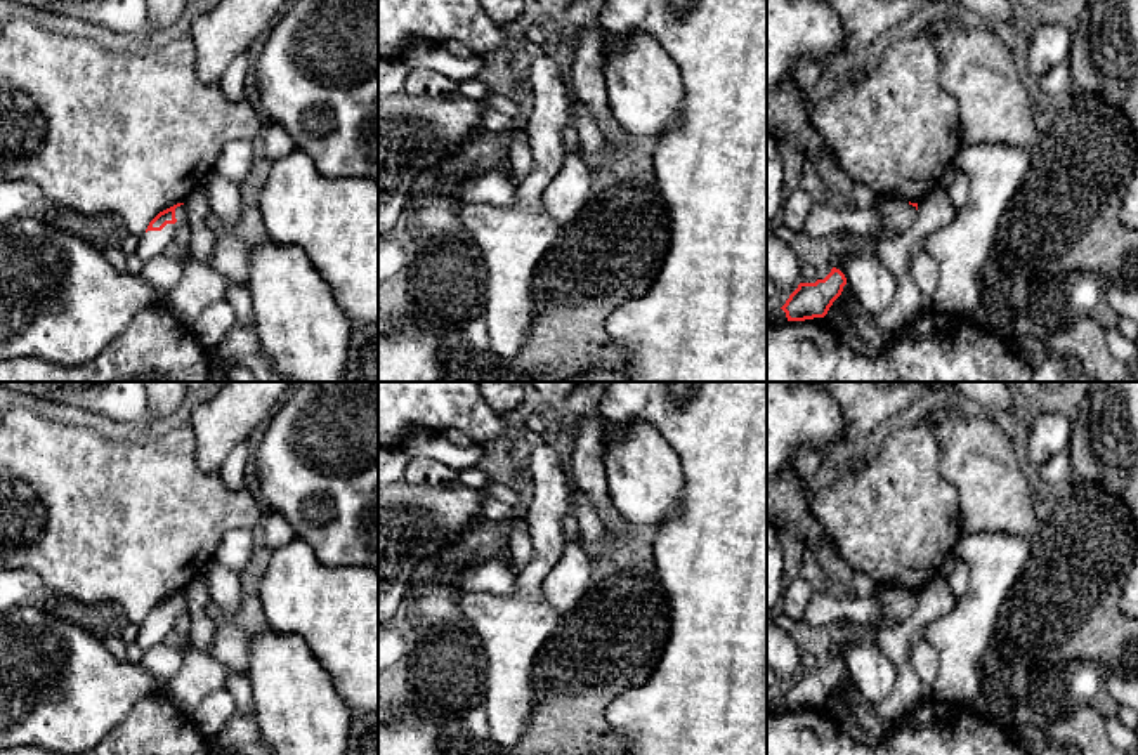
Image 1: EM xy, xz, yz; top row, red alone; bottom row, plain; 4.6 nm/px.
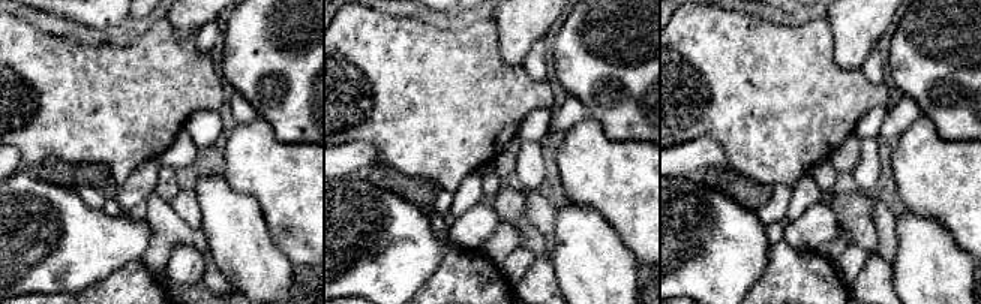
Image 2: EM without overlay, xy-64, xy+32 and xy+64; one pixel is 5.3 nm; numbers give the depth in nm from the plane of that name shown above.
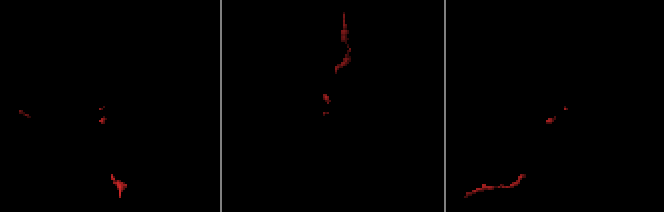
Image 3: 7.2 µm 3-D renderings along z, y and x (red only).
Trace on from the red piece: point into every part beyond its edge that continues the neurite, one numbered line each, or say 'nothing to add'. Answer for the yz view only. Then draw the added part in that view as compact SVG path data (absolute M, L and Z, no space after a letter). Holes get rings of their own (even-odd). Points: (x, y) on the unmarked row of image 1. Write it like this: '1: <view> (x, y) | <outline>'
1: yz (897, 604) | M881 587L881 588L876 588L876 592L873 595L883 609L883 618L878 623L874 623L873 627L859 628L854 634L838 635L838 640L833 647L833 656L840 658L841 661L843 661L843 656L838 649L840 640L847 642L847 640L857 639L857 637L876 637L876 634L881 628L899 627L912 614L916 602L918 602L916 595L912 595L909 590L899 588L899 587Z

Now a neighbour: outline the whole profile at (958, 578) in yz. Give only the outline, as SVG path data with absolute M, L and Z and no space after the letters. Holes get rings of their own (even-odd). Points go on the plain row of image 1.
M959 559L945 580L952 594L959 597L966 590L970 580L968 562Z

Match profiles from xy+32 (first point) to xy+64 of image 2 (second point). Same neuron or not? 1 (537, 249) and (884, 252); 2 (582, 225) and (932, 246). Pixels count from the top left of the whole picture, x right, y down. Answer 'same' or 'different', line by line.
1: different
2: same

